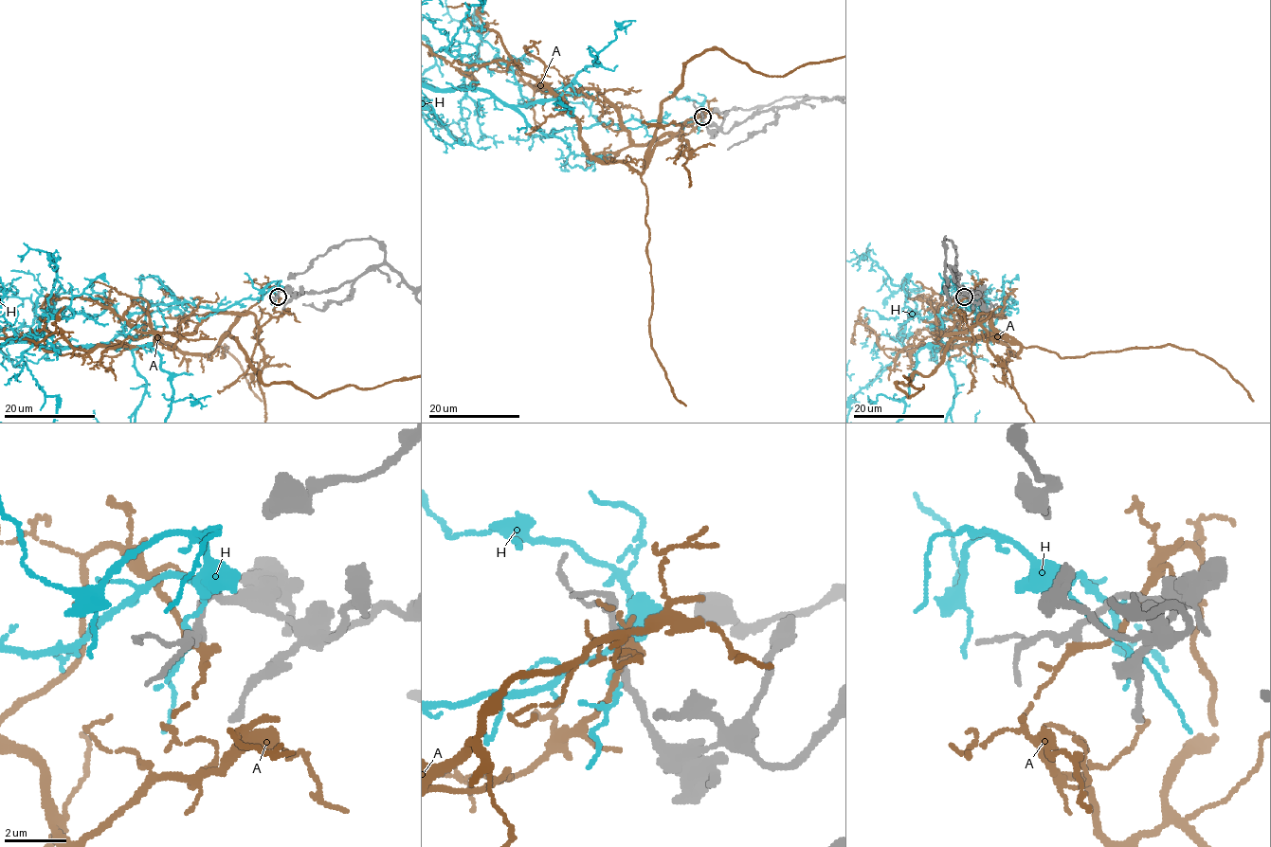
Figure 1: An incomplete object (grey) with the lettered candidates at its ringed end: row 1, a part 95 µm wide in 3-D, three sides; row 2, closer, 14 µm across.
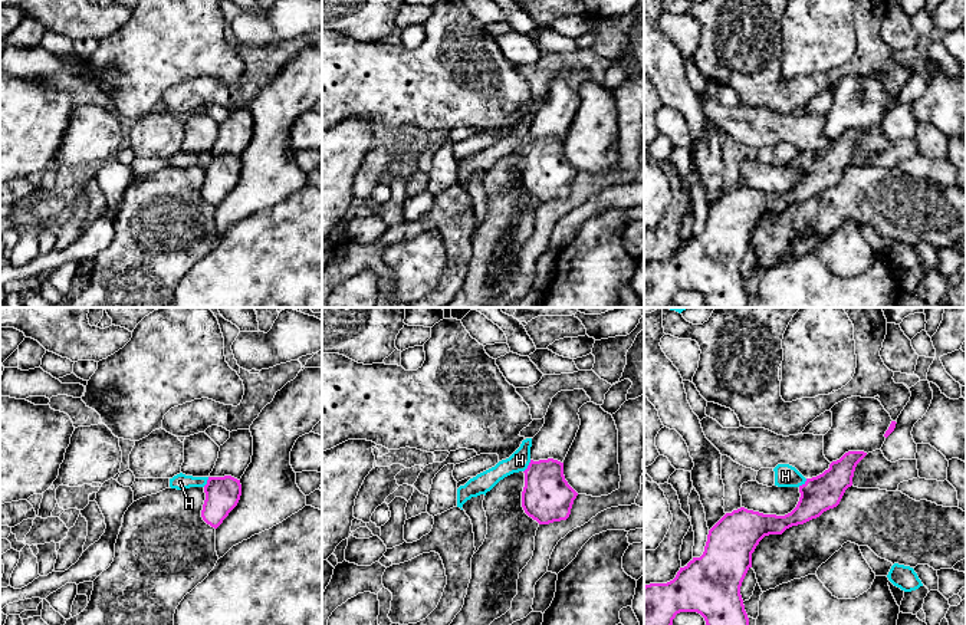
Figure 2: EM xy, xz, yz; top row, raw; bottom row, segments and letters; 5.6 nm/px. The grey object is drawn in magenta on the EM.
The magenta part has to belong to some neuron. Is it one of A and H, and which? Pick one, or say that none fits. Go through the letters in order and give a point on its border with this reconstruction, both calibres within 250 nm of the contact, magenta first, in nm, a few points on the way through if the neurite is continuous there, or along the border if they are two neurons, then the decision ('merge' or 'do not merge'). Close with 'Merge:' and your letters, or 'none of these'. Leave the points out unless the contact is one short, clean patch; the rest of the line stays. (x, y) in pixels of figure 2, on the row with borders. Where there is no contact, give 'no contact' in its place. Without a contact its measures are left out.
A: no contact | merge
H: xz (528, 466) | 280/110 nm | along xz (531, 460), (523, 471) | do not merge
Merge: A

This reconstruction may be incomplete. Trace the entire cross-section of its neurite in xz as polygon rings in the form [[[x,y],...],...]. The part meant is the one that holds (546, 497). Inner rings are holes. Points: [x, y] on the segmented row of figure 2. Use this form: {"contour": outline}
{"contour": [[[548,458],[530,460],[525,473],[522,507],[539,524],[566,520],[578,493],[564,476],[564,463]]]}

